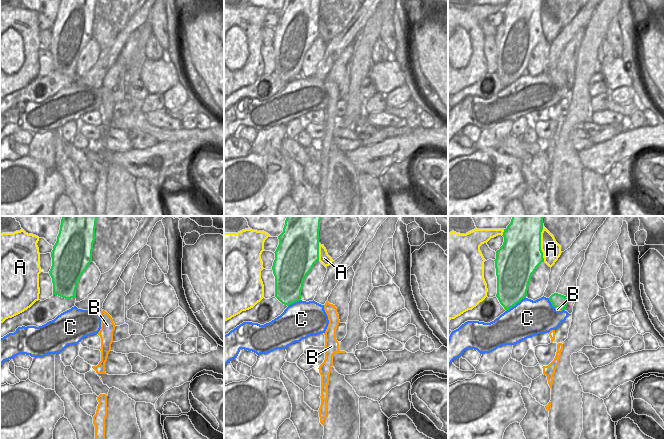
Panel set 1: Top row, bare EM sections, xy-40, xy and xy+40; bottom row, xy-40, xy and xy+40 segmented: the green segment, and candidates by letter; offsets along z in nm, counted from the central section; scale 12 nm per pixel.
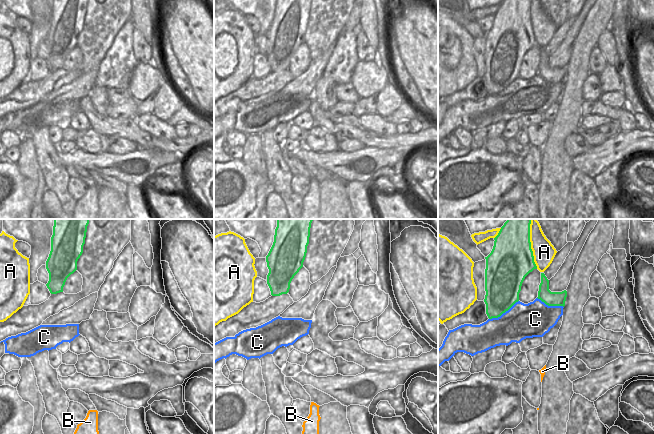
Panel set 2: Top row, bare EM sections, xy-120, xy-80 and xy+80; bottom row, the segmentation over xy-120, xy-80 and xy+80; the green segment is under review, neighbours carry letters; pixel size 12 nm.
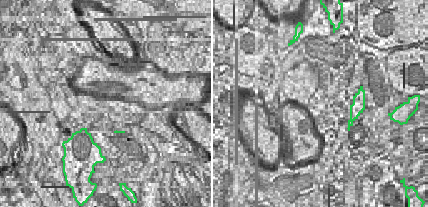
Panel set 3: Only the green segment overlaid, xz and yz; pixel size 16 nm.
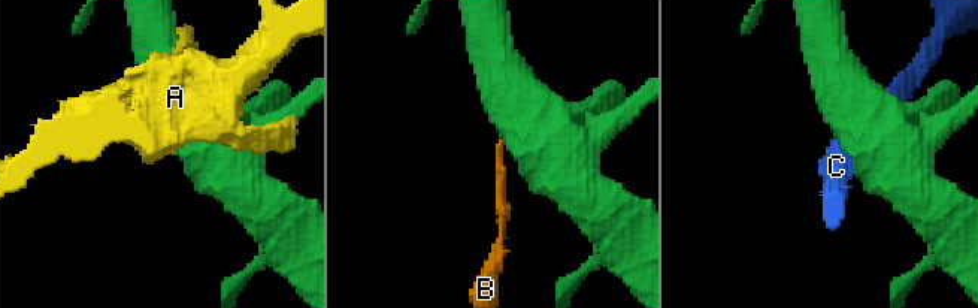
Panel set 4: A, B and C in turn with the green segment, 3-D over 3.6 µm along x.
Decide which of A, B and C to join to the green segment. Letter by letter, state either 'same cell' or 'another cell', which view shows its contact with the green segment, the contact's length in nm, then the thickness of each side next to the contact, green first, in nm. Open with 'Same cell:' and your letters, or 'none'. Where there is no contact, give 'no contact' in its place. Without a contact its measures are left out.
Same cell: none
A: another cell; meets green in xy+40; contact 460 nm long; 480 nm thick on the green side, 220 nm on the other
B: another cell; meets green in xy+40; contact 90 nm long; 170 nm thick on the green side, 30 nm on the other
C: another cell; meets green in xy+40; contact 300 nm long; 380 nm thick on the green side, 440 nm on the other

